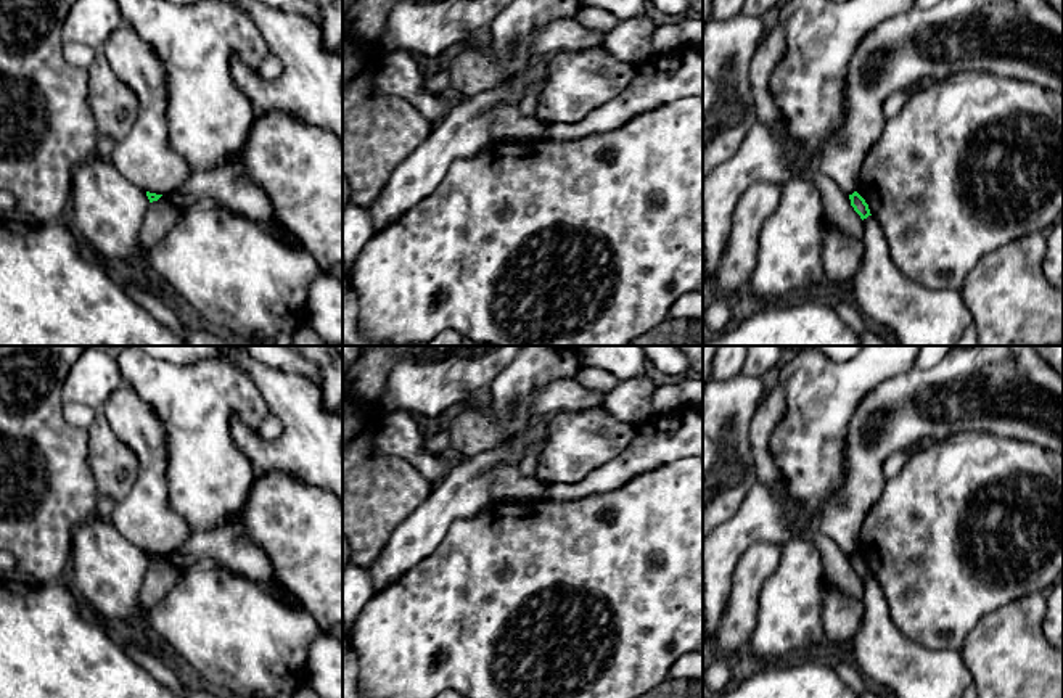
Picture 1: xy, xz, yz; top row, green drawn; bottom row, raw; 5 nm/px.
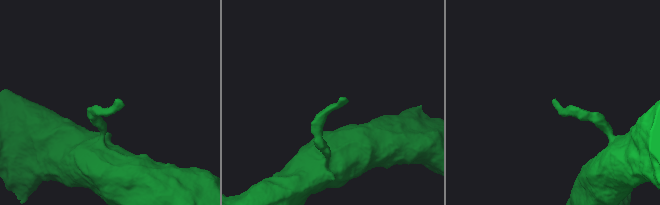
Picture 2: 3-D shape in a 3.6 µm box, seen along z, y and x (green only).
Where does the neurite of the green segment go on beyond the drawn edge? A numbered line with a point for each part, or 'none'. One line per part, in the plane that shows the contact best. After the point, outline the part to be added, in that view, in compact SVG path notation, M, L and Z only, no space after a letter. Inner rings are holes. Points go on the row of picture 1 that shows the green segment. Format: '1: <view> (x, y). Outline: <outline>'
none

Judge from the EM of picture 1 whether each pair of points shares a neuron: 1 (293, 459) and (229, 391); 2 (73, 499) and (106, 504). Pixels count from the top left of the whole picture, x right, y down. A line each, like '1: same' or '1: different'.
1: different
2: different

